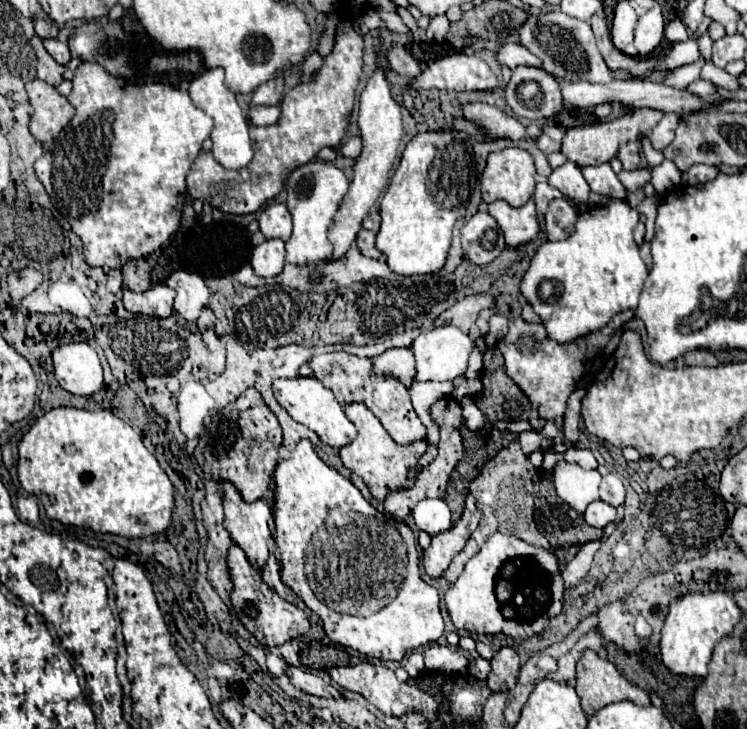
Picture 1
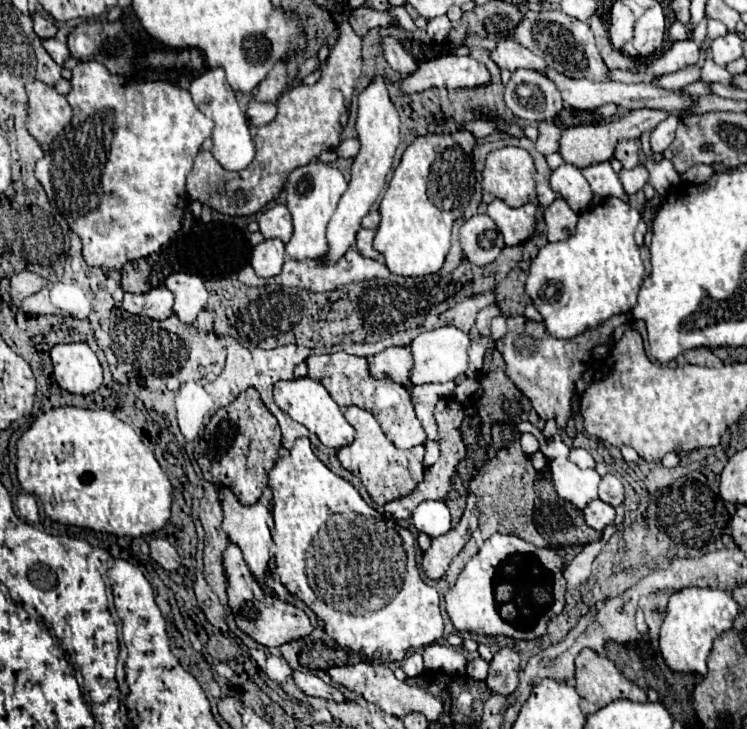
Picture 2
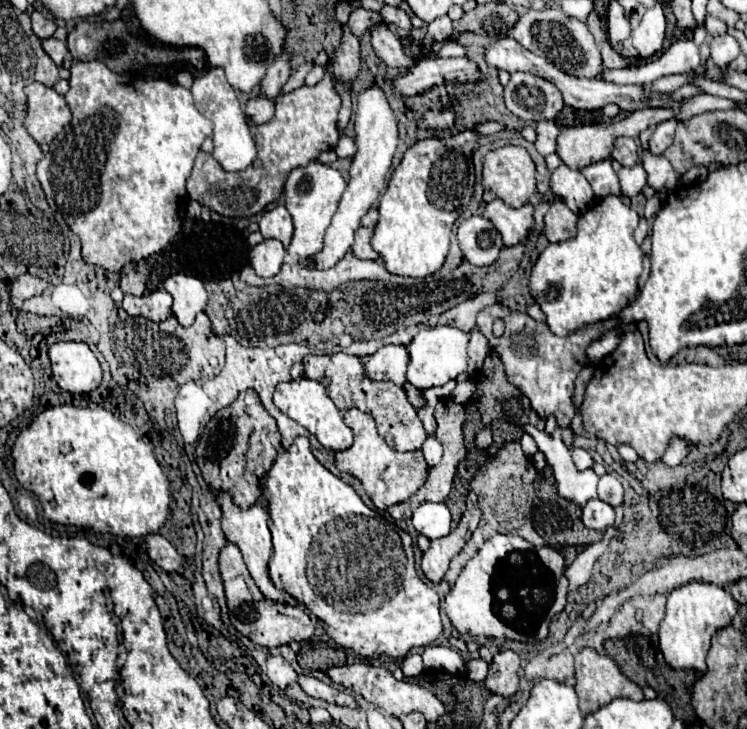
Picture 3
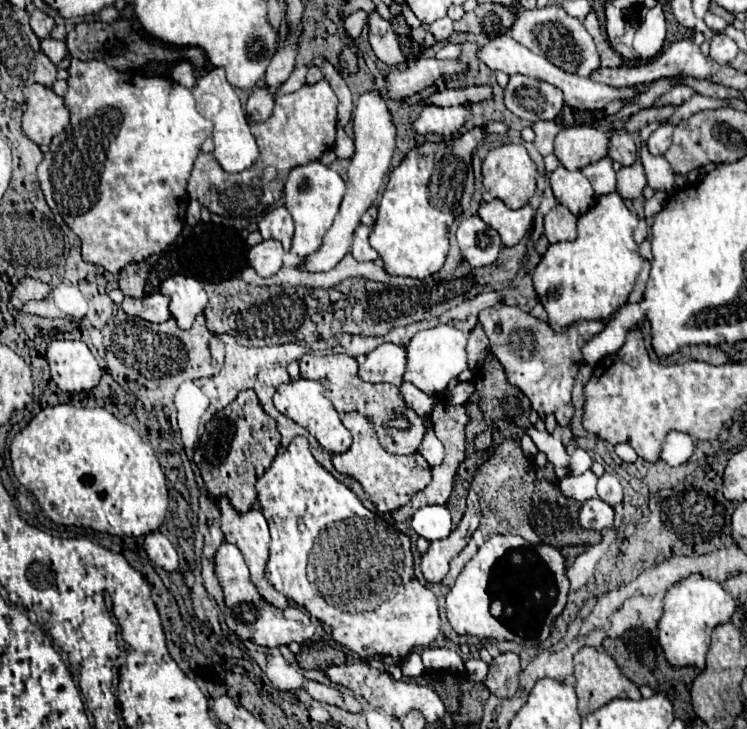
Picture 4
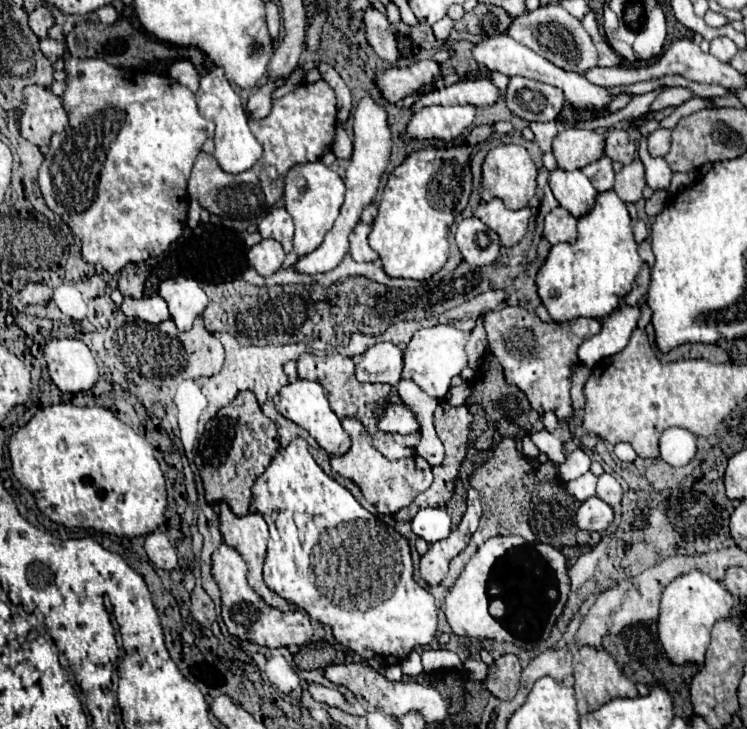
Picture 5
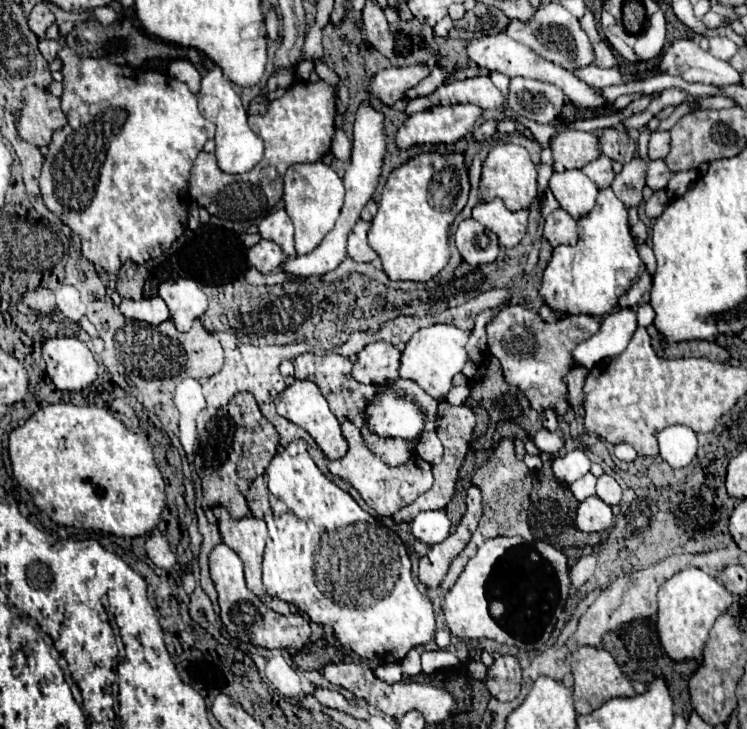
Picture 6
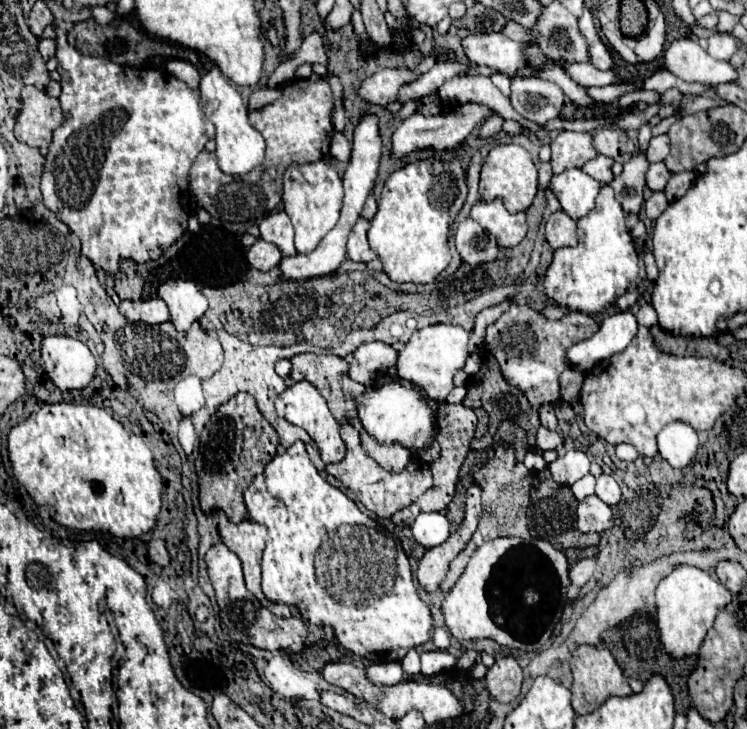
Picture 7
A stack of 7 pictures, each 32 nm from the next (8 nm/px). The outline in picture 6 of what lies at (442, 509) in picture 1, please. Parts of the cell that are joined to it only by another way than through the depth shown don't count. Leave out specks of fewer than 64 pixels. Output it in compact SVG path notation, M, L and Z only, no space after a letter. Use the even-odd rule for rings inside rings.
M424 510L412 522L412 534L428 546L434 546L448 538L450 520L446 510Z

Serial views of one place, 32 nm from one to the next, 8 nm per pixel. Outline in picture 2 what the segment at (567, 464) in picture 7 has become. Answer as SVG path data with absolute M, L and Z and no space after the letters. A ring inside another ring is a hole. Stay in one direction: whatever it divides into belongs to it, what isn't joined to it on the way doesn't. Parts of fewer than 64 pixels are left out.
M572 448L570 450L570 460L580 468L594 468L596 466L596 460L592 458L592 454L582 448Z

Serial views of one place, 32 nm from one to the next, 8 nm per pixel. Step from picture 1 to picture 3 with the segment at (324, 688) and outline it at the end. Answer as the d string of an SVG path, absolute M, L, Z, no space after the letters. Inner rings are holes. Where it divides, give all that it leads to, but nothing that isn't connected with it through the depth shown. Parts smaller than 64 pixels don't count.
M298 674L298 684L300 688L312 696L312 698L320 698L320 700L326 700L326 702L334 702L334 704L342 704L342 706L352 706L356 708L356 700L350 696L350 694L344 694L340 692L338 688L334 686L328 686L324 682L320 682L318 678L314 676L308 676L308 674Z

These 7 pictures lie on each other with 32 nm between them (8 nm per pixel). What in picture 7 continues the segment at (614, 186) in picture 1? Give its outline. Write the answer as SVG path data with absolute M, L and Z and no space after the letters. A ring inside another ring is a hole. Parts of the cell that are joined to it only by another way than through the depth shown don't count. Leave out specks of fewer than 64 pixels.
M598 154L594 160L590 160L590 162L586 162L584 166L582 166L582 170L588 174L588 176L592 176L594 180L598 180L600 184L610 184L612 182L612 158L608 158L608 156L602 156L602 154Z

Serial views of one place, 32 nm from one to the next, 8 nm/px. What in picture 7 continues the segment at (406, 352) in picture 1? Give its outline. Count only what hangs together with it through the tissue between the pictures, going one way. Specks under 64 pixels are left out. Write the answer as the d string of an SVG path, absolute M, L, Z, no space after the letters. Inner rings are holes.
M384 342L362 344L350 358L350 378L360 384L372 384L380 372L392 372L396 376L398 352Z

